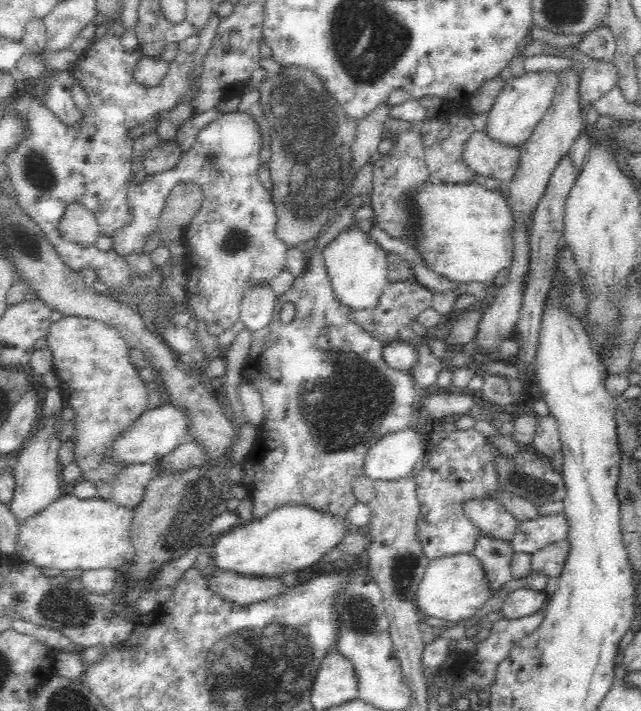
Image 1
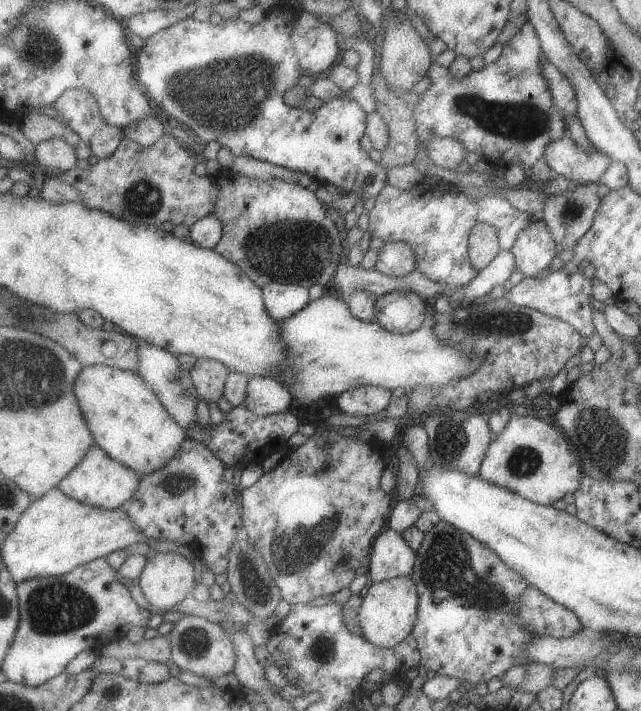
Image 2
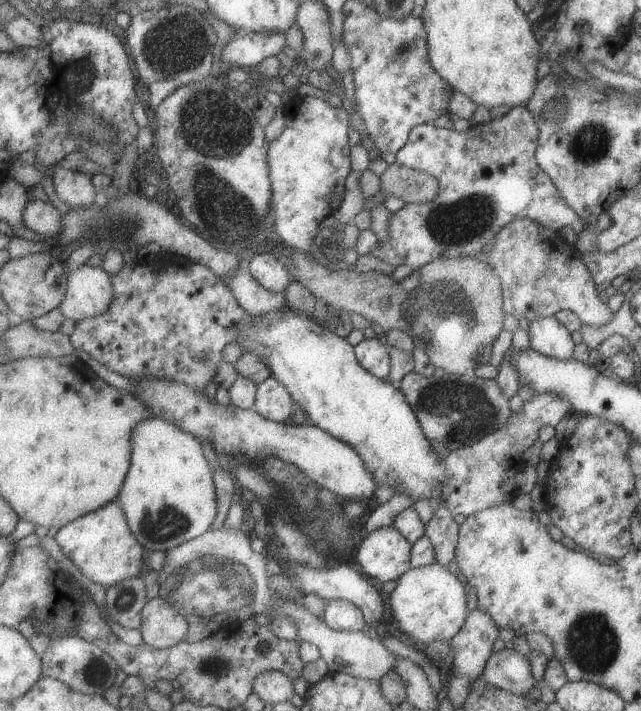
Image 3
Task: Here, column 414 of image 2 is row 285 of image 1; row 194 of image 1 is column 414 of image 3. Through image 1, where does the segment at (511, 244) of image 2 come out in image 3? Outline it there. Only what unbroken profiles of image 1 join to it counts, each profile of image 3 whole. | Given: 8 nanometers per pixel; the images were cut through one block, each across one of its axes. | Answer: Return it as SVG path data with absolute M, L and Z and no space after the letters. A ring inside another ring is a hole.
M517 105L502 117L470 126L462 132L454 128L438 128L433 123L416 126L411 131L410 141L395 154L396 161L431 173L440 182L439 194L431 202L406 203L401 210L392 213L387 223L389 238L372 255L395 268L409 265L414 270L440 258L473 257L487 244L493 244L503 227L517 218L530 218L539 226L556 231L569 226L579 234L584 226L583 220L568 205L559 187L536 157L539 139L538 123L525 105Z

